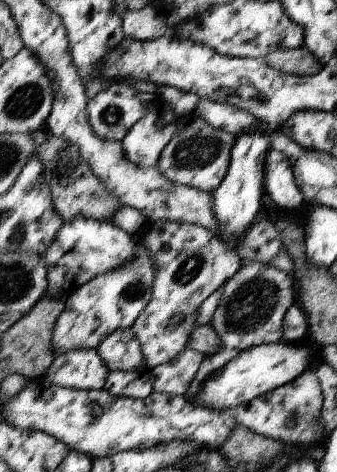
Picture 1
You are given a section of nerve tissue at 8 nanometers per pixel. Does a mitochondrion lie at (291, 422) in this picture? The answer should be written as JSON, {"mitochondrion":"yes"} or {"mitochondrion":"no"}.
{"mitochondrion":"yes"}

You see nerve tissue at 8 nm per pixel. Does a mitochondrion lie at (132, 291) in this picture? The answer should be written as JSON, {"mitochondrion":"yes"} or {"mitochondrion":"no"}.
{"mitochondrion":"yes"}

